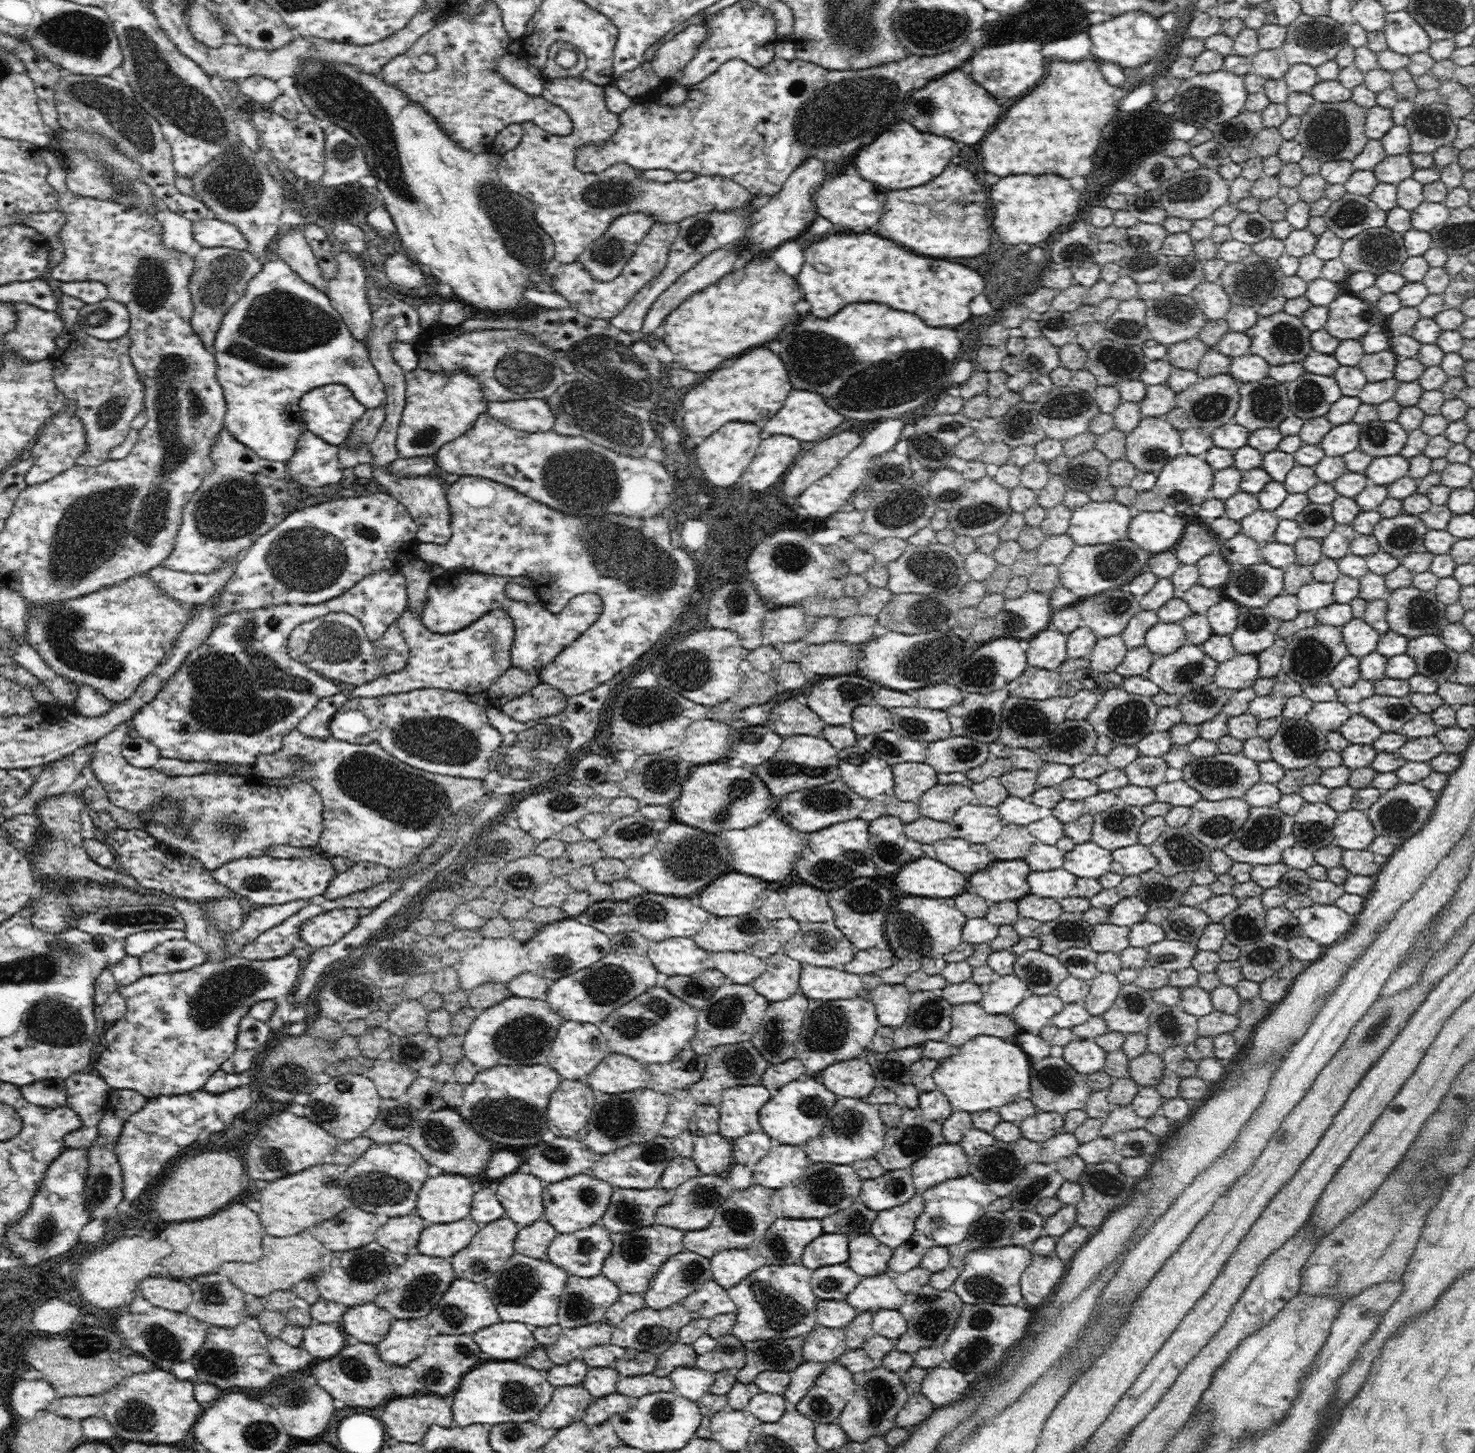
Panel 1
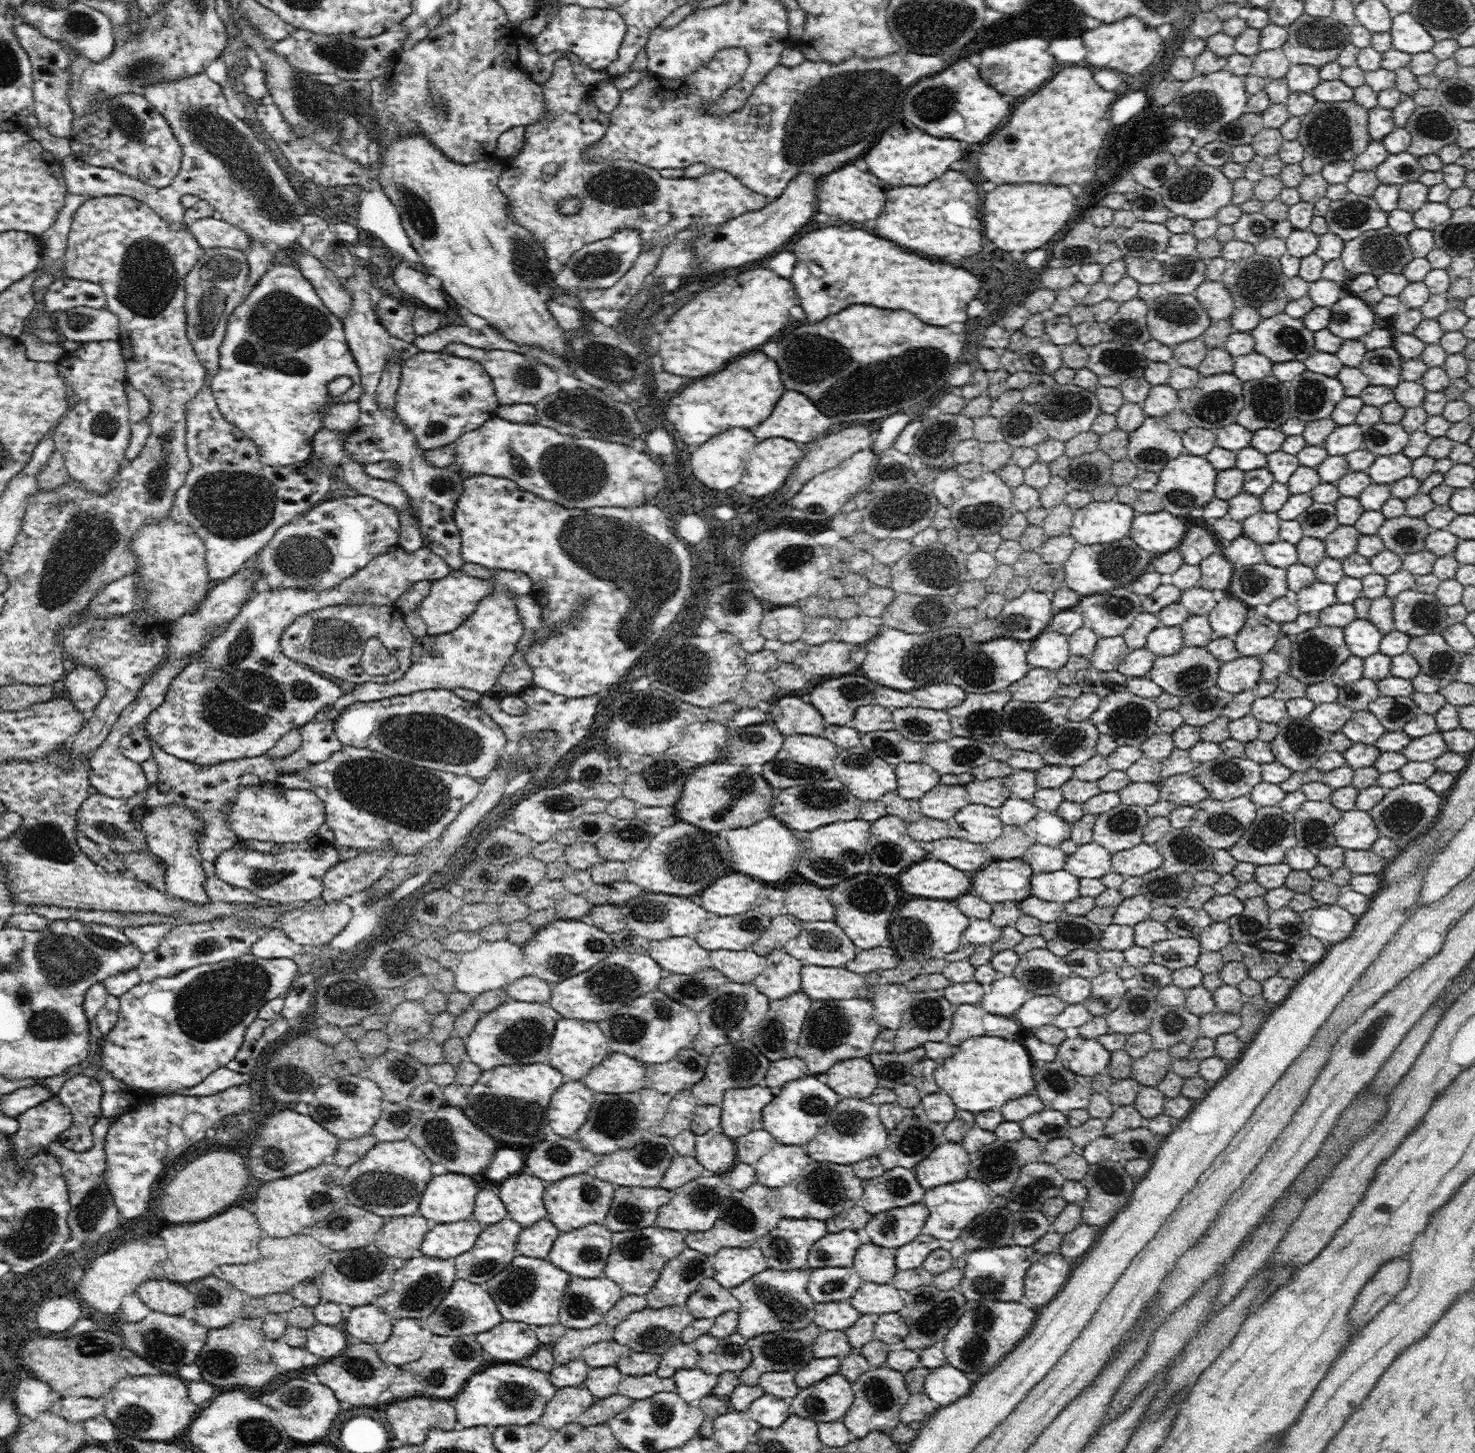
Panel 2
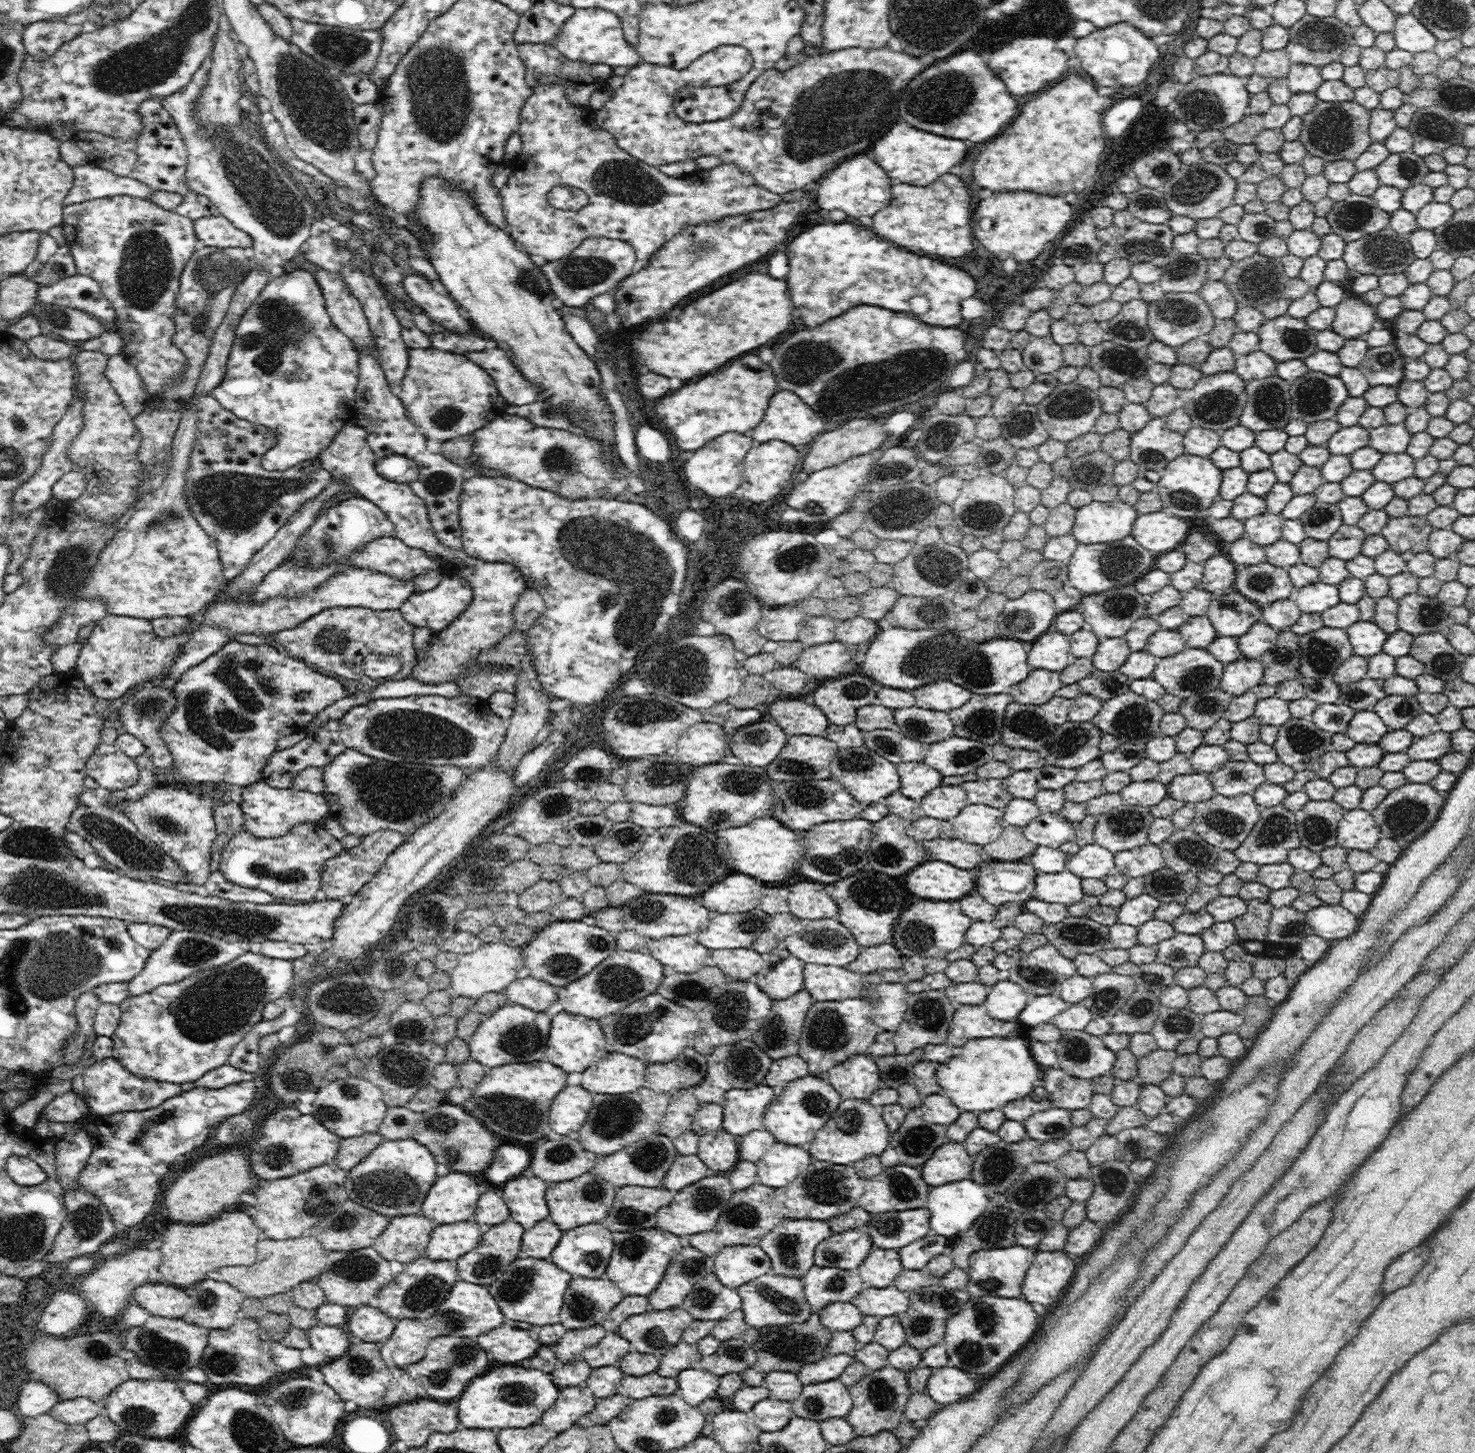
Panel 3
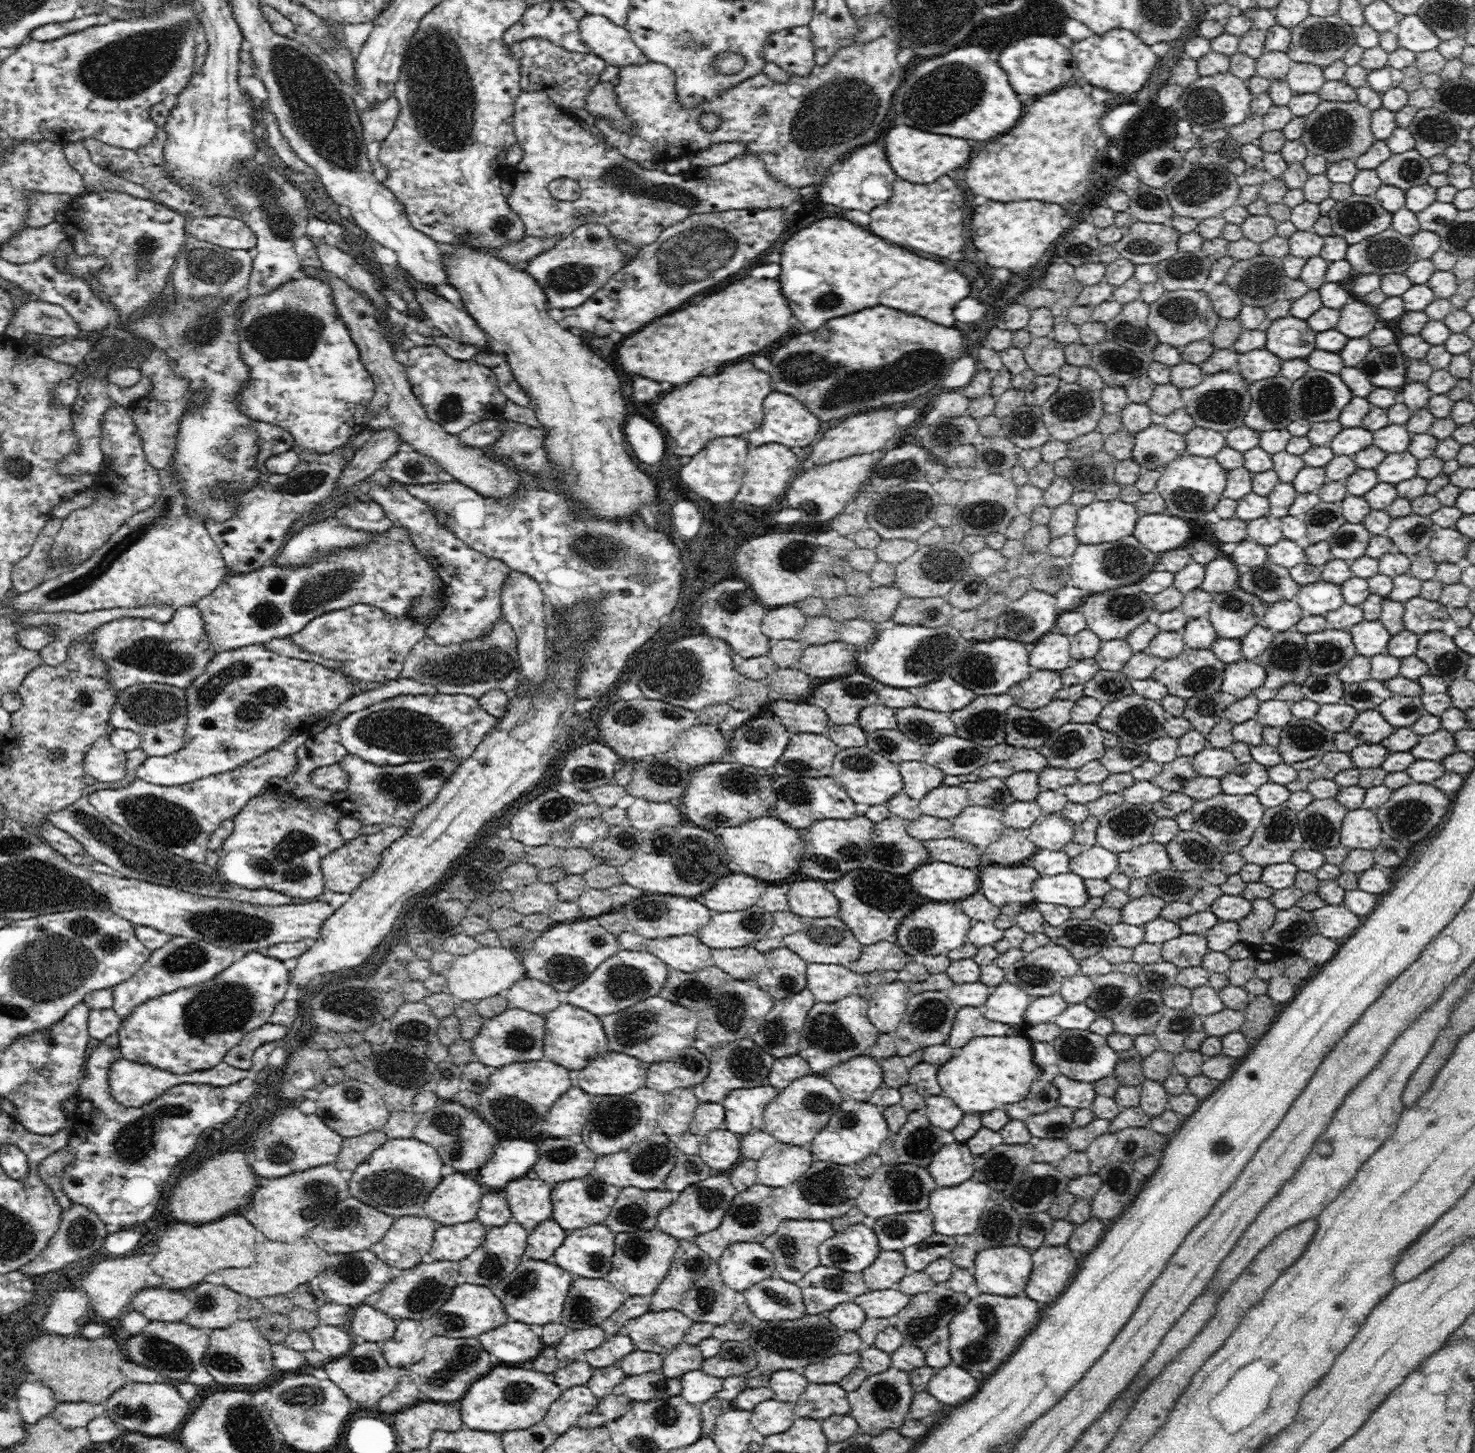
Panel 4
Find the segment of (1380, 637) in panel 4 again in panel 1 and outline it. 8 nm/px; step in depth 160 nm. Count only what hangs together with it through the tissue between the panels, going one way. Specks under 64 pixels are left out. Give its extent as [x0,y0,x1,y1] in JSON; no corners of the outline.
[1342,618,1379,659]

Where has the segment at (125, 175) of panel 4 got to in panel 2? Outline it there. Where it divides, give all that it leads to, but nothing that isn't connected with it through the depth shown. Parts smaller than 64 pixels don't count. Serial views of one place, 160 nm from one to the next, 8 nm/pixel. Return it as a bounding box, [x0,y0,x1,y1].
[69,95,183,190]

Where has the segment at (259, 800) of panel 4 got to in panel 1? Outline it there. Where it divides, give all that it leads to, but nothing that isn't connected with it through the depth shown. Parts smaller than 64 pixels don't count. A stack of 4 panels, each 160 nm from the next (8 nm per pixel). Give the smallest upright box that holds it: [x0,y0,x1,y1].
[211,854,336,905]

